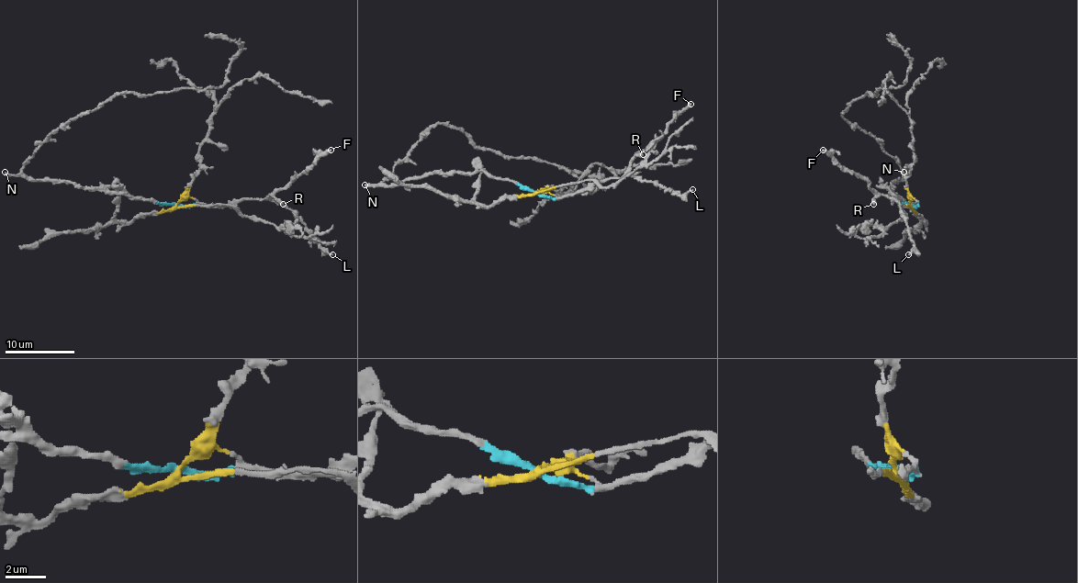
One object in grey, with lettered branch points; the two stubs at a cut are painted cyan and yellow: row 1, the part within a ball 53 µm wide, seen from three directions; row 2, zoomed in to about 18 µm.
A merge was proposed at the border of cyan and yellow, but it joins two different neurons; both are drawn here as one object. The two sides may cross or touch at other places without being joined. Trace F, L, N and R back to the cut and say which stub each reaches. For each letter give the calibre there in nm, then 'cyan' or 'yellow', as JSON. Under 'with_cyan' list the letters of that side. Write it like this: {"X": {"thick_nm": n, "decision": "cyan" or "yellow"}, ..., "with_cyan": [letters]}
{"F": {"thick_nm": 380, "decision": "cyan"}, "L": {"thick_nm": 200, "decision": "cyan"}, "N": {"thick_nm": 360, "decision": "cyan"}, "R": {"thick_nm": 440, "decision": "cyan"}, "with_cyan": ["F", "L", "N", "R"]}

